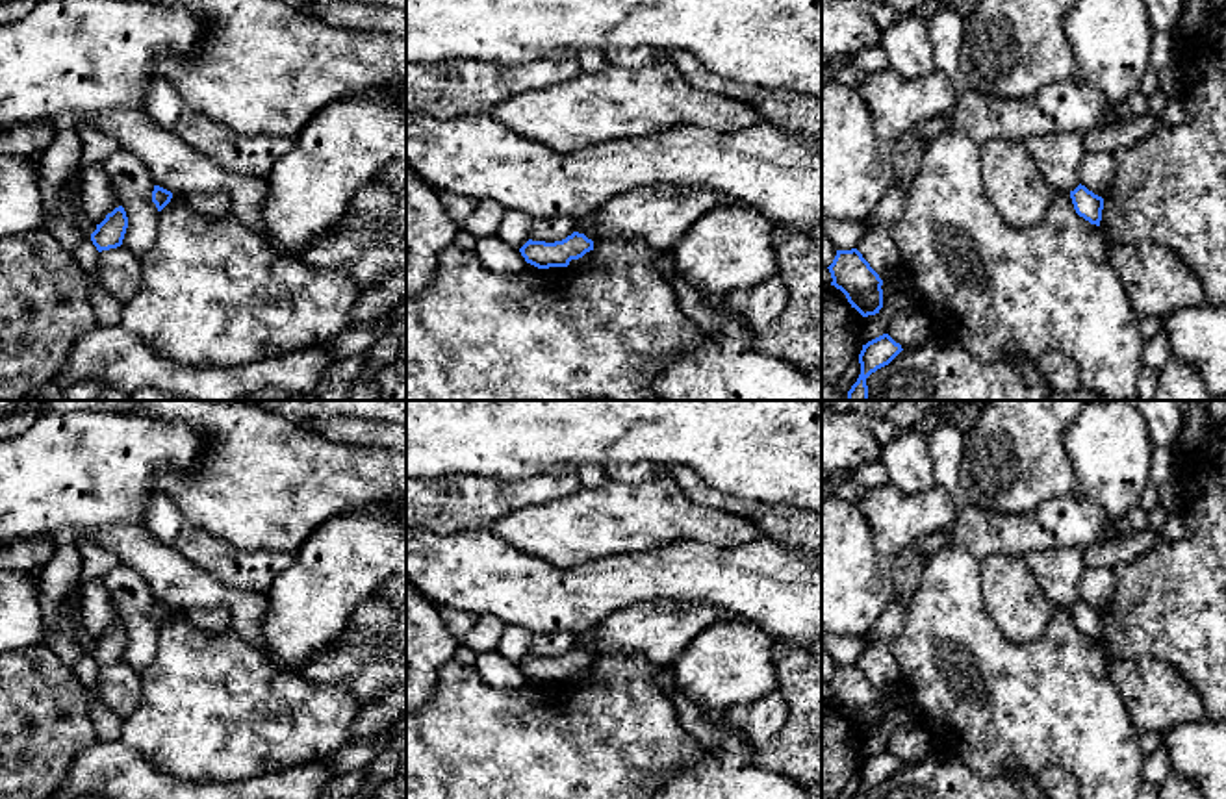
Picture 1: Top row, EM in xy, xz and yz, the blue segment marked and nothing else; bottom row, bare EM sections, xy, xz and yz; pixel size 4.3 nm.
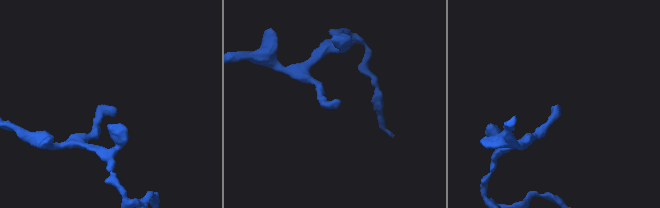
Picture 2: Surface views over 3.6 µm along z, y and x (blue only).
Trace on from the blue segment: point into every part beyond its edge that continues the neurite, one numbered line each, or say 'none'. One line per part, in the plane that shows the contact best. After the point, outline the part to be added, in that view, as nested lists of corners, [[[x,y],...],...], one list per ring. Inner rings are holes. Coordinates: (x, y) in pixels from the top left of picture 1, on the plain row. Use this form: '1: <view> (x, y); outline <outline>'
none

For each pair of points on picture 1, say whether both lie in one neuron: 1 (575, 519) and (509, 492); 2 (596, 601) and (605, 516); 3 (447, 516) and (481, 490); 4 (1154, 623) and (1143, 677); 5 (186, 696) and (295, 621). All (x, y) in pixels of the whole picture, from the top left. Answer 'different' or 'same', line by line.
1: different
2: different
3: same
4: different
5: different

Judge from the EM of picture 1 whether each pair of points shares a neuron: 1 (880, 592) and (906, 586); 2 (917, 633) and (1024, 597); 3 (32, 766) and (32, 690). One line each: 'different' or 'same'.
1: different
2: different
3: same

